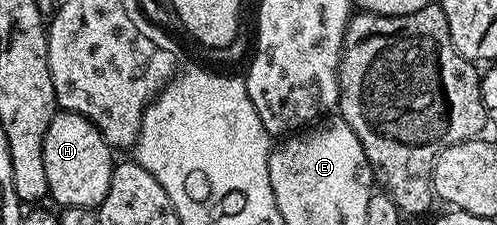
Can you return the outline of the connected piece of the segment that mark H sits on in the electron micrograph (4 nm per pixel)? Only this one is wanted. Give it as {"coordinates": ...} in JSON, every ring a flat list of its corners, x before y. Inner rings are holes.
{"coordinates":[[58,110,53,116,51,125,47,125,47,133,43,137,43,165,47,168,48,198,57,202,58,208,101,206,103,197,107,197,107,189,111,189,111,173,115,166,114,148,95,129,95,125,79,113]]}

